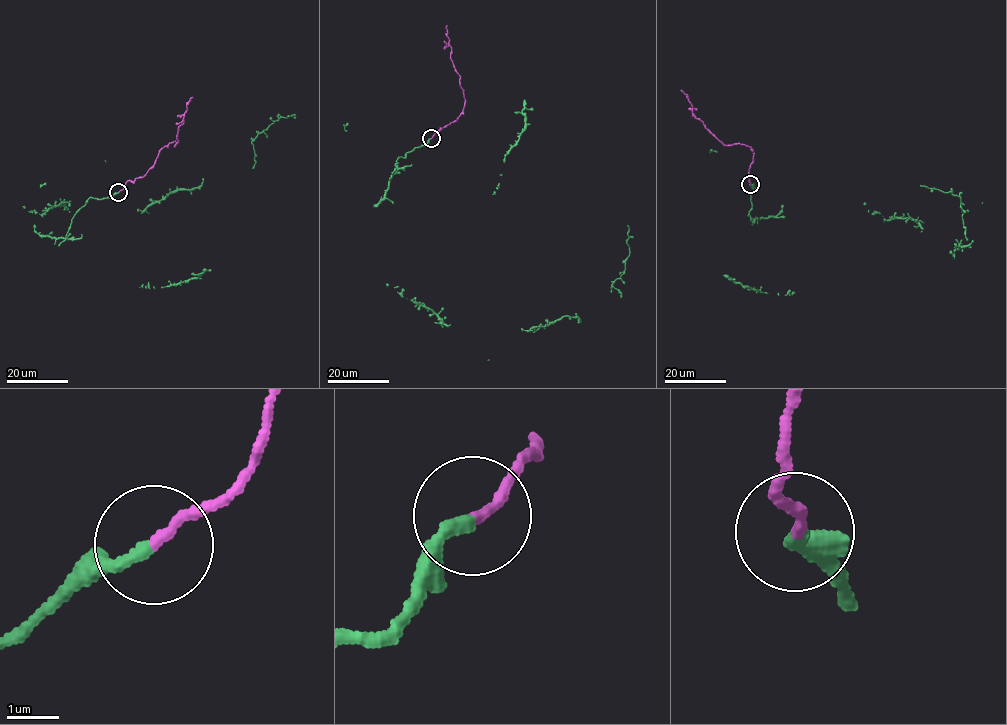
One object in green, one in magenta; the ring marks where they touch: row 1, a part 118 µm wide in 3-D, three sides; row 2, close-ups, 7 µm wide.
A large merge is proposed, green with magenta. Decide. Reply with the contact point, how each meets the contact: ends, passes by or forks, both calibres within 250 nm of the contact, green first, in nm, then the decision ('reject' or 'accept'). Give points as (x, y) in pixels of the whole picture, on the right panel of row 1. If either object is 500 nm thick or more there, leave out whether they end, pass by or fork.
(750, 184) | green ends | magenta ends | 240/190 nm | accept

